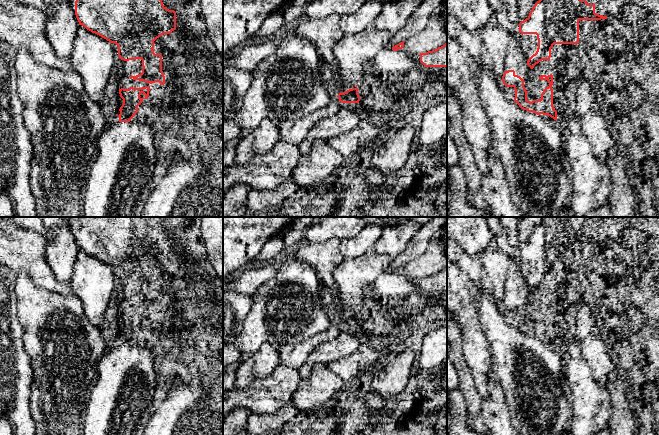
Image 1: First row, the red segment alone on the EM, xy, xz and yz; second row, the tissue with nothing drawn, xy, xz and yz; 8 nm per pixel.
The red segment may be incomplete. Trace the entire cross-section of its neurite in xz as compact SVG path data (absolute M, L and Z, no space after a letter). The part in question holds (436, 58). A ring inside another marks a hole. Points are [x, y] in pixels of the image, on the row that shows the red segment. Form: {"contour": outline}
{"contour": "M447 43L435 50L420 53L420 62L425 67L447 67Z"}

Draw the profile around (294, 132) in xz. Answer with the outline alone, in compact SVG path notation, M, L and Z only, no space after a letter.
M331 100L326 107L314 111L311 114L305 115L300 119L286 120L281 122L278 125L280 141L298 146L304 141L309 130L314 126L315 123L319 122L321 119L336 115L340 109L340 106Z

